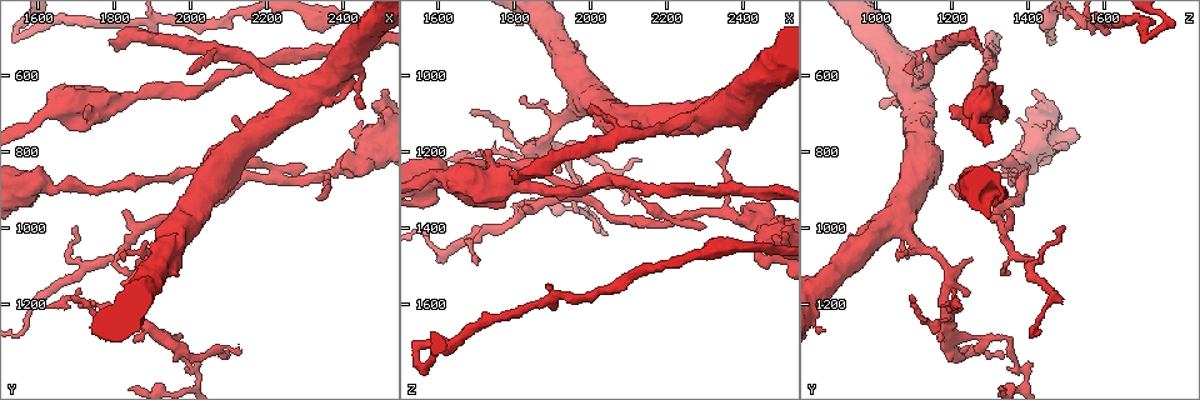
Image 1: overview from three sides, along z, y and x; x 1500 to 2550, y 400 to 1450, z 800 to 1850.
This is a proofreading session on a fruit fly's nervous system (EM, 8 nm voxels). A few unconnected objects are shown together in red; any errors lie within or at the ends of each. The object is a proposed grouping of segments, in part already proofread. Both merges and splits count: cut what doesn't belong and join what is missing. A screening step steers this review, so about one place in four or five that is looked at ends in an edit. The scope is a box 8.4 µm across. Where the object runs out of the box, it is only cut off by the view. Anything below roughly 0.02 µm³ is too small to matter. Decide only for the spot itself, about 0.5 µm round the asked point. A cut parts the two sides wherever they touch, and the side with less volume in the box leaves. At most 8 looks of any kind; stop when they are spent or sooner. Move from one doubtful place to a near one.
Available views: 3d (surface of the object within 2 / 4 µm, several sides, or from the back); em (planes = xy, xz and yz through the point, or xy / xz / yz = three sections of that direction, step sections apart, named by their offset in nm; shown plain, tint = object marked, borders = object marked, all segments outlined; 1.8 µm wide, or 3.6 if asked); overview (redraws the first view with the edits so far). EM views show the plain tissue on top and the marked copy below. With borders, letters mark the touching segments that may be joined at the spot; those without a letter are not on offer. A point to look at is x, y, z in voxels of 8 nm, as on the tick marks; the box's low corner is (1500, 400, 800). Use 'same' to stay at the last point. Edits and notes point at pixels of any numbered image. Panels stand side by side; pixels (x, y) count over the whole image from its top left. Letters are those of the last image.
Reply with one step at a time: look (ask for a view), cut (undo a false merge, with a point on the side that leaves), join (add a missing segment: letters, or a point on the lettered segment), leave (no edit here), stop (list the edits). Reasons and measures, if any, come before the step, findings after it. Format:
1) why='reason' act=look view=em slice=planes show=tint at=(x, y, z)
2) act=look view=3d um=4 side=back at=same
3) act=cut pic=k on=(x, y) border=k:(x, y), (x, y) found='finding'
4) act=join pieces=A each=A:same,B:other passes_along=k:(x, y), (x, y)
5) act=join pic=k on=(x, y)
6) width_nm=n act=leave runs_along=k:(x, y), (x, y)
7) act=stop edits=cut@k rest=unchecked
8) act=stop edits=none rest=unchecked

why='free end' act=look view=em slice=planes show=borders at=(1825, 1075, 1050)

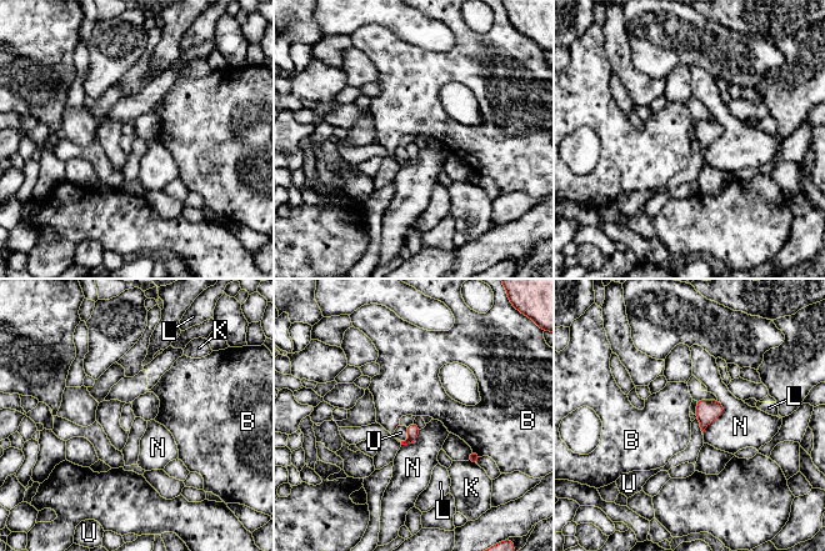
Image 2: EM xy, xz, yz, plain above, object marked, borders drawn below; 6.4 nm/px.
longest_contact=N:240nm act=leave each=B:other,K:other,L:other,N:other,U:other border=2:(404, 426), (406, 437), (401, 441) found='none of them fits'

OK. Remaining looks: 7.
act=look view=3d um=4 at=(1825, 950, 1340)

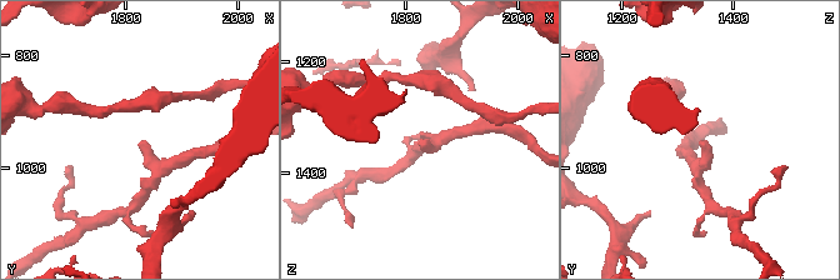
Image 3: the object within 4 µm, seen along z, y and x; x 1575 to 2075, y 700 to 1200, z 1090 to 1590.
act=look view=em slice=yz step=4 show=tint at=(1815, 950, 1345)

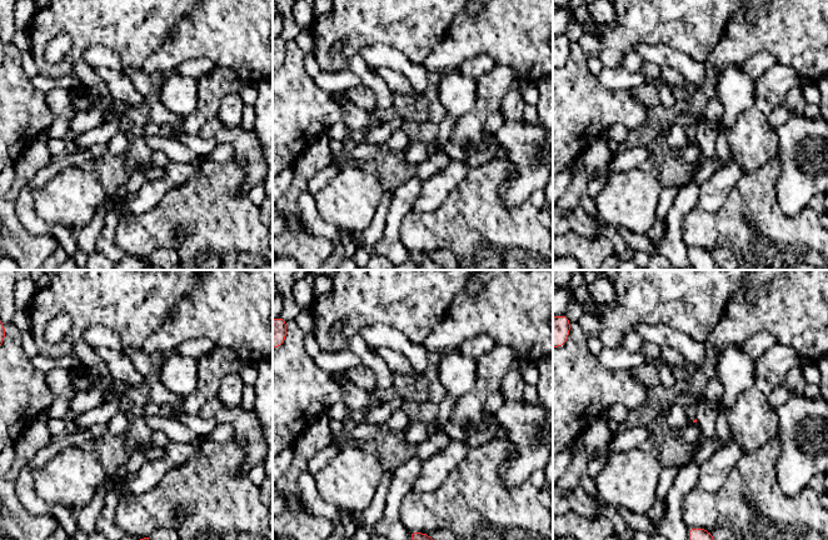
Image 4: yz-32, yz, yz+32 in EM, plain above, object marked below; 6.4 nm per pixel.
why='cut it another way' act=look view=em slice=planes show=borders at=same

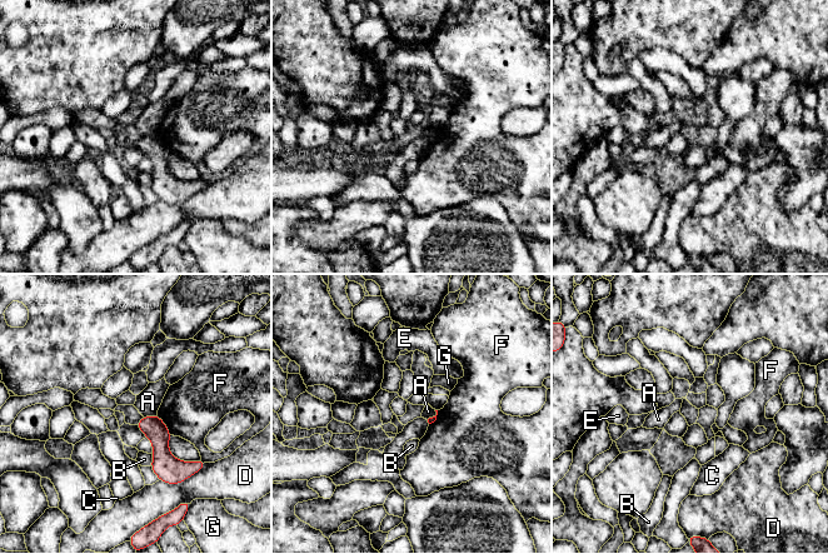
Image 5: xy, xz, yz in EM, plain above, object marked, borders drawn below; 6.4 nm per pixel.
act=leave each=A:other,B:other,C:other,D:other,E:other,F:other,G:other border=5:(156, 413), (143, 417) found='none of them fits'

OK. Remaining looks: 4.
why='thick end' act=look view=em slice=planes show=borders at=(1740, 685, 1200)

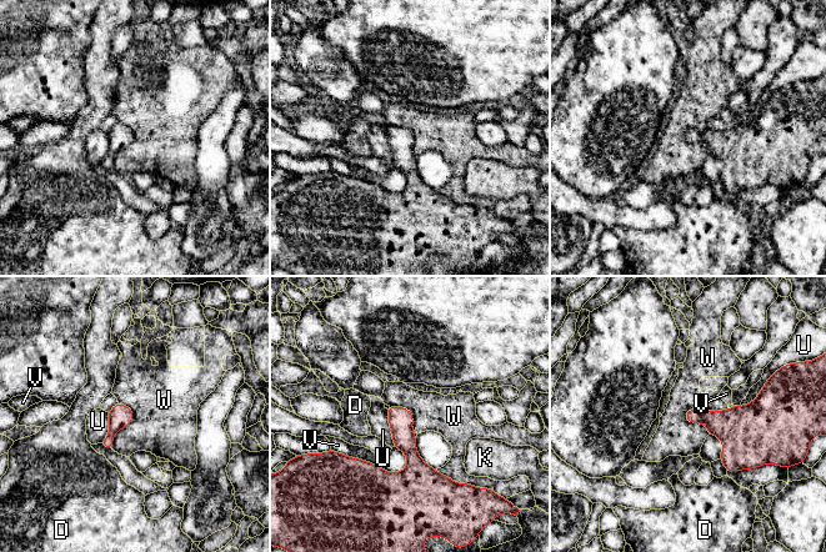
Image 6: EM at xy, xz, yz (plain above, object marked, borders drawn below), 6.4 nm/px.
act=leave each=D:other,K:other,U:other,V:other,W:other found='none of them fits'

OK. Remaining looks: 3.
act=stop edits=none rest=unchecked

